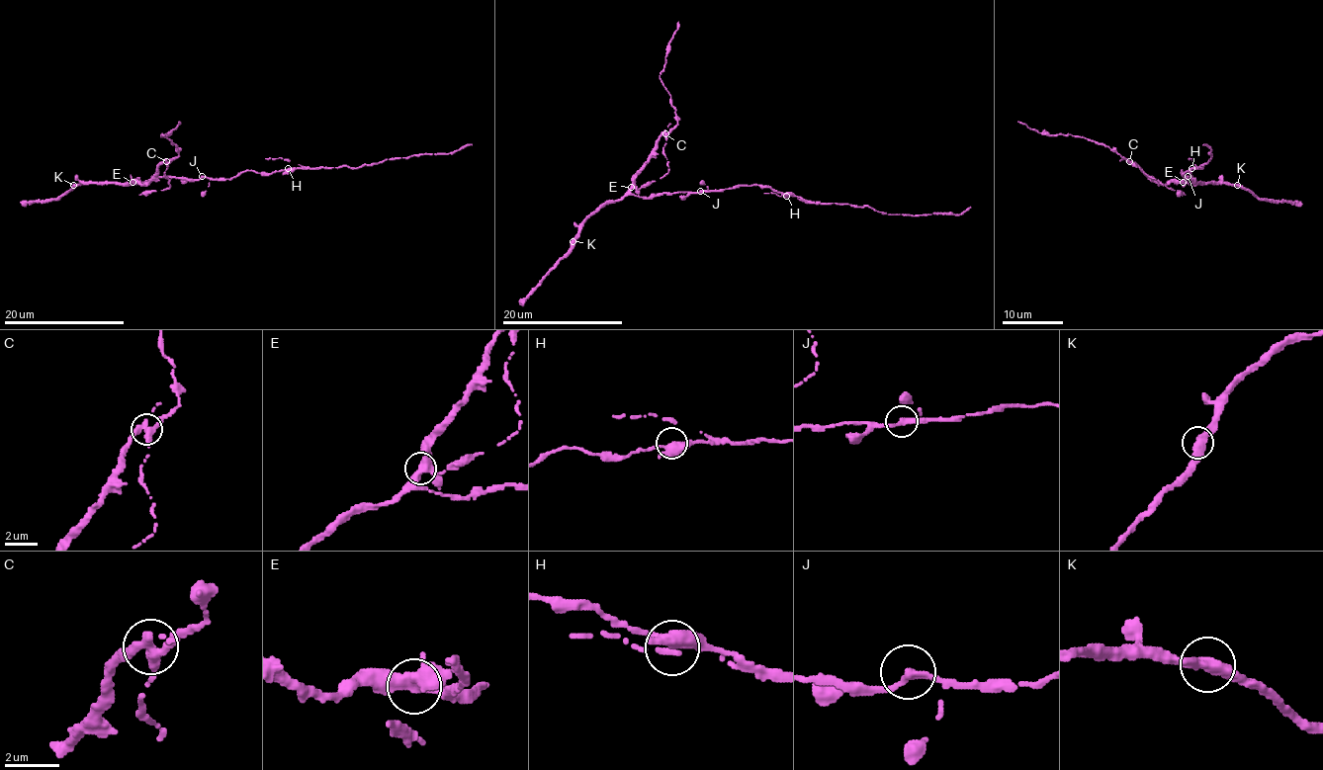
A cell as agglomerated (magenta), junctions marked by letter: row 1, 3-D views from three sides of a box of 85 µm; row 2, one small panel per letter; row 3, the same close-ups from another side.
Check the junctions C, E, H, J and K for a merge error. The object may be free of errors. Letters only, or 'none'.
C

